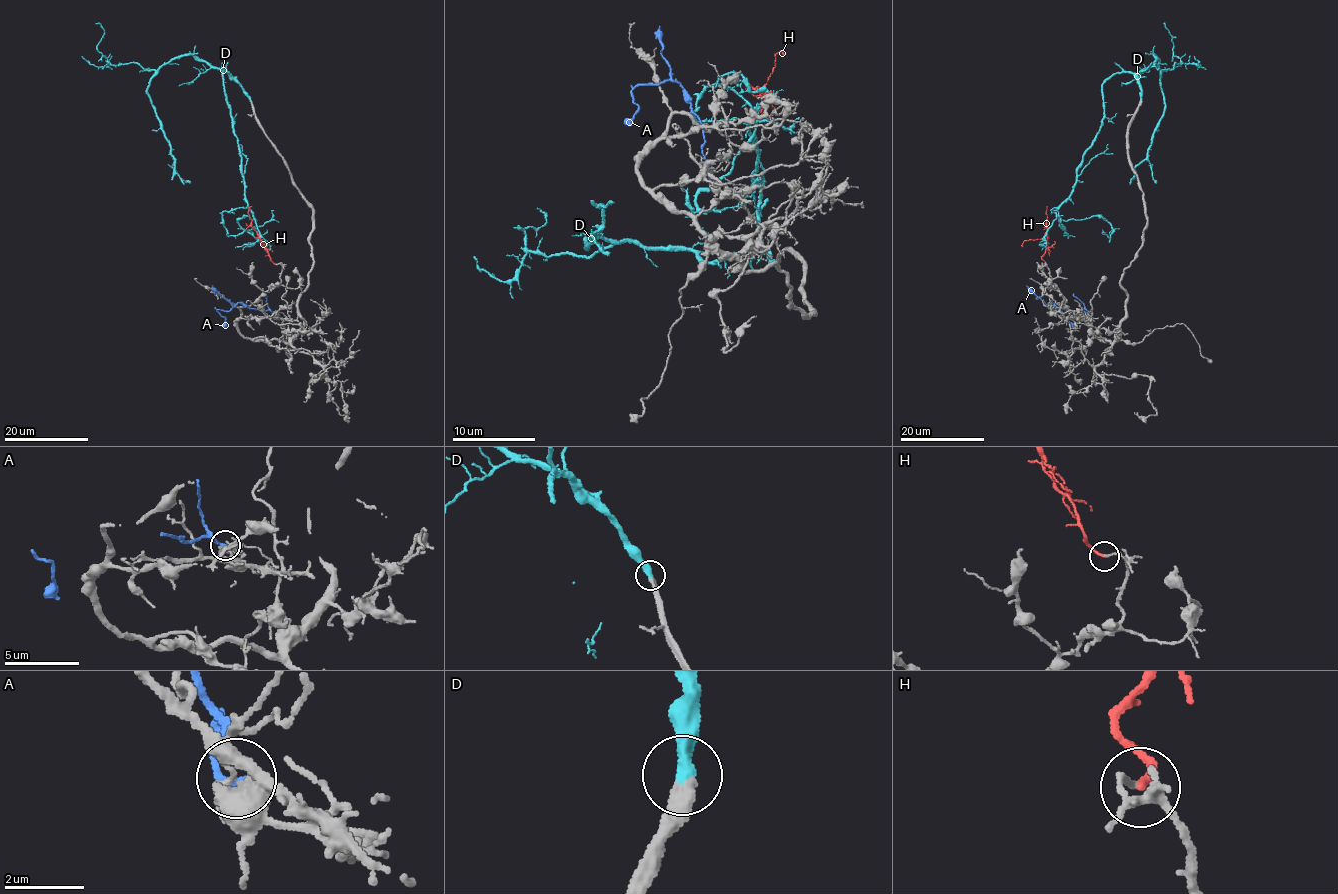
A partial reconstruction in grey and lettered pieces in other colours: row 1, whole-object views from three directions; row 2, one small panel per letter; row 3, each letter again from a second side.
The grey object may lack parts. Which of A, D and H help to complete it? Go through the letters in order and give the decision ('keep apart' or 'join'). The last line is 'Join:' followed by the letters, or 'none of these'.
A: keep apart
D: join
H: keep apart
Join: D

